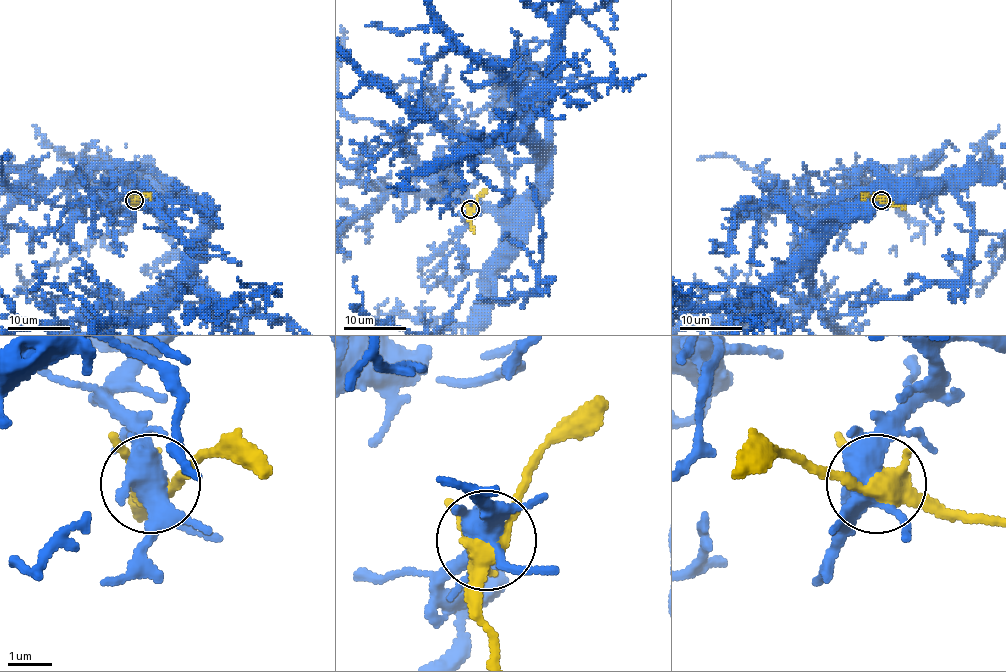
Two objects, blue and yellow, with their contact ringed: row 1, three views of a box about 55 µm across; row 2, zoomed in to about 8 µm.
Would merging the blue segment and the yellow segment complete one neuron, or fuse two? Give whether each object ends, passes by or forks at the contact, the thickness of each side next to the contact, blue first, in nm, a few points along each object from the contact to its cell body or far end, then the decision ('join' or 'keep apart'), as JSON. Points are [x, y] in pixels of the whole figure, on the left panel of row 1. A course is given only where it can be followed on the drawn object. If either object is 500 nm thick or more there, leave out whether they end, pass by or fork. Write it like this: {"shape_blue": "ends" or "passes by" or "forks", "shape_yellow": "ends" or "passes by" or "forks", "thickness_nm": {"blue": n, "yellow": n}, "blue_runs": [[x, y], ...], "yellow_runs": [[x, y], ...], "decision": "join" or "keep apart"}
{"shape_blue": "forks", "shape_yellow": "forks", "thickness_nm": {"blue": 420, "yellow": 380}, "blue_runs": [[134, 200], [134, 180], [145, 169], [168, 179], [174, 185], [173, 189]], "yellow_runs": [[134, 200], [143, 196], [151, 199]], "decision": "join"}

